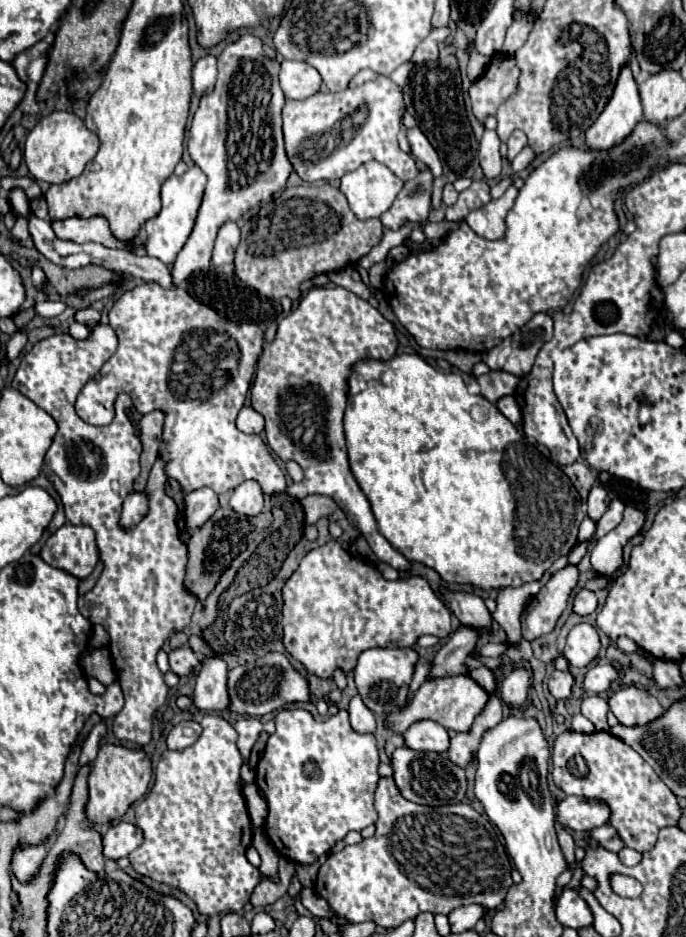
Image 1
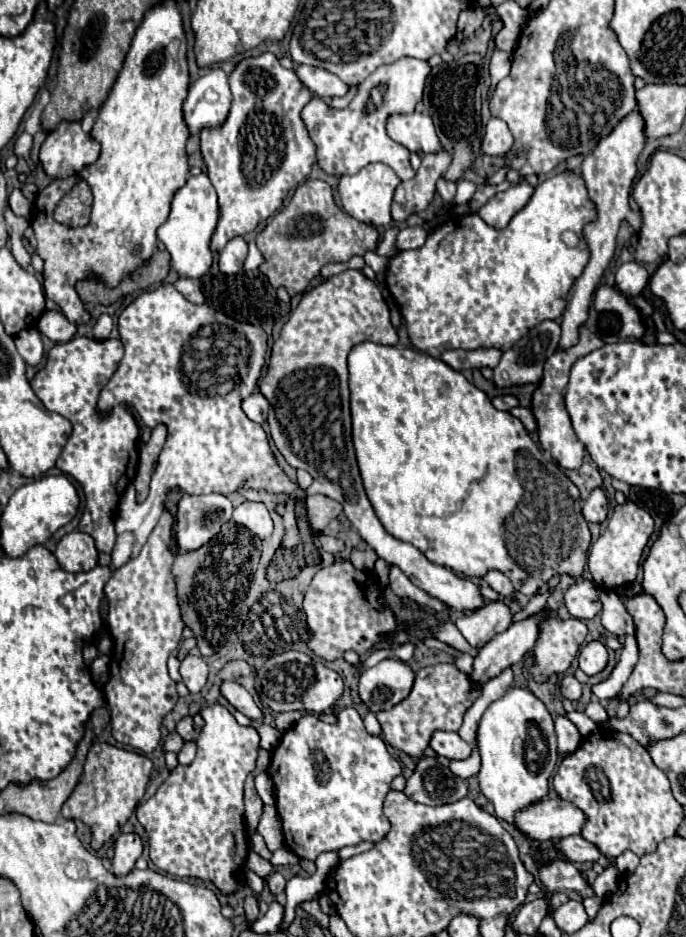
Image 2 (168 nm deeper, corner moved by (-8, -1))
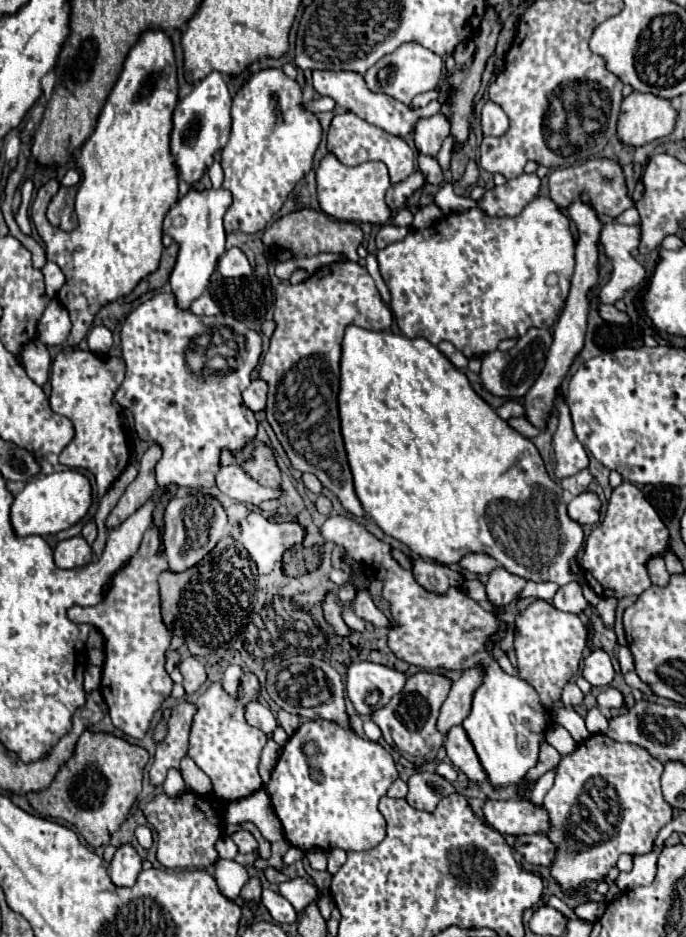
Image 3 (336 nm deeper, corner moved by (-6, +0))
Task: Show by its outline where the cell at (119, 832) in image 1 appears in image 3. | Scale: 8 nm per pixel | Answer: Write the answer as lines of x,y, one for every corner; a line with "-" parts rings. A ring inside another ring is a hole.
132,845
118,847
108,869
112,883
118,887
132,887
140,871
142,871
142,859
136,853
136,849

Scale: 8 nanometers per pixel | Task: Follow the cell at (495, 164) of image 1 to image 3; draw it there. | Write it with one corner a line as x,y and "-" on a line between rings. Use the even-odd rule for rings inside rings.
486,101
486,105
482,107
482,133
484,135
494,135
494,137
500,137
508,131
508,117
506,113
502,111
502,107
494,101

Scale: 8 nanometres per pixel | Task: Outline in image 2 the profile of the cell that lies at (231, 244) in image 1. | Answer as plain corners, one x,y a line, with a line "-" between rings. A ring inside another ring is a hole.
234,236
226,242
226,246
220,250
220,270
224,274
236,274
242,270
244,258
248,254
248,244
242,236

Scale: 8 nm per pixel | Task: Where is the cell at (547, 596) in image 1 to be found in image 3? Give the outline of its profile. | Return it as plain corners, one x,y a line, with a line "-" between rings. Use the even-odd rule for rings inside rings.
470,669
462,673
462,677
452,685
436,723
442,735
446,735
454,725
460,725
468,717
472,707
472,695
474,689
480,685
480,681
482,681
480,669

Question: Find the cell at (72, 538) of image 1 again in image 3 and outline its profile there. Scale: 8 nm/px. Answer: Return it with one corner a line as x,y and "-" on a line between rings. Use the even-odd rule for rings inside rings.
72,537
60,541
54,549
54,561
60,569
74,569
92,561
92,549
84,537

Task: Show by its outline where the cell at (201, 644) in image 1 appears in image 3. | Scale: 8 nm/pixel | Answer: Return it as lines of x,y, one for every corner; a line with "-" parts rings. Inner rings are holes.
224,537
214,547
214,551
210,551
196,567
184,573
164,571
160,575
158,585
162,599
162,621
172,635
188,635
188,649
194,657
216,655
216,661
226,661
232,657
232,651
228,647
234,647
238,643
240,647
236,651
244,655
242,643
256,601
256,583
256,565
242,543
234,541
232,537

